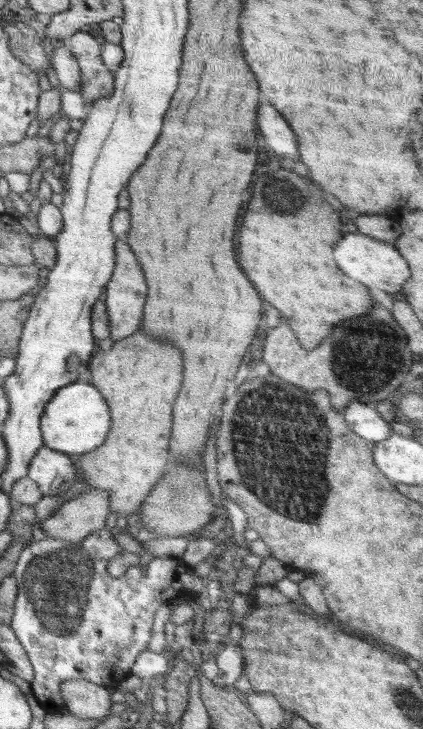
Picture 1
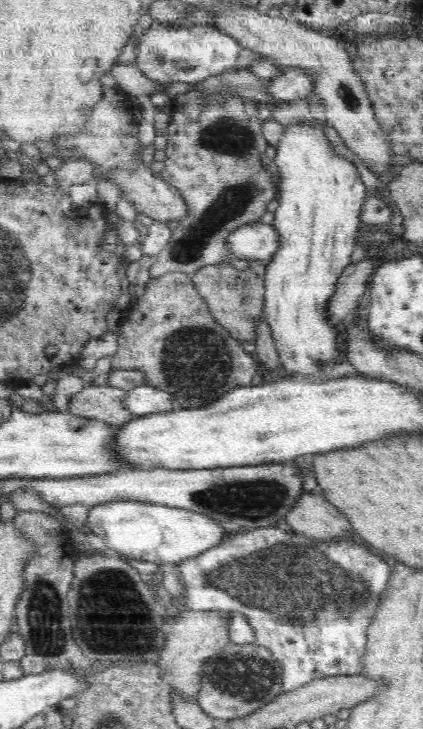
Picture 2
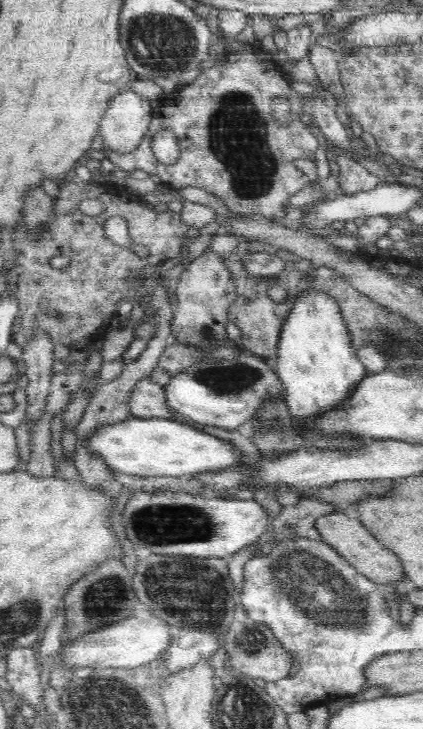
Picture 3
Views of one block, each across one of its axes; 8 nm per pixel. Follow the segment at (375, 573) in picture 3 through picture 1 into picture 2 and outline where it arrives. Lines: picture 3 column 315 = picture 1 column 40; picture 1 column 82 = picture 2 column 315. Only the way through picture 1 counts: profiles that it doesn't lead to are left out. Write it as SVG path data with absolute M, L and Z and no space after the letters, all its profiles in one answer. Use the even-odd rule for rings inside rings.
M304 490L284 520L296 533L305 537L328 541L348 539L358 541L349 518L340 512L322 494Z

